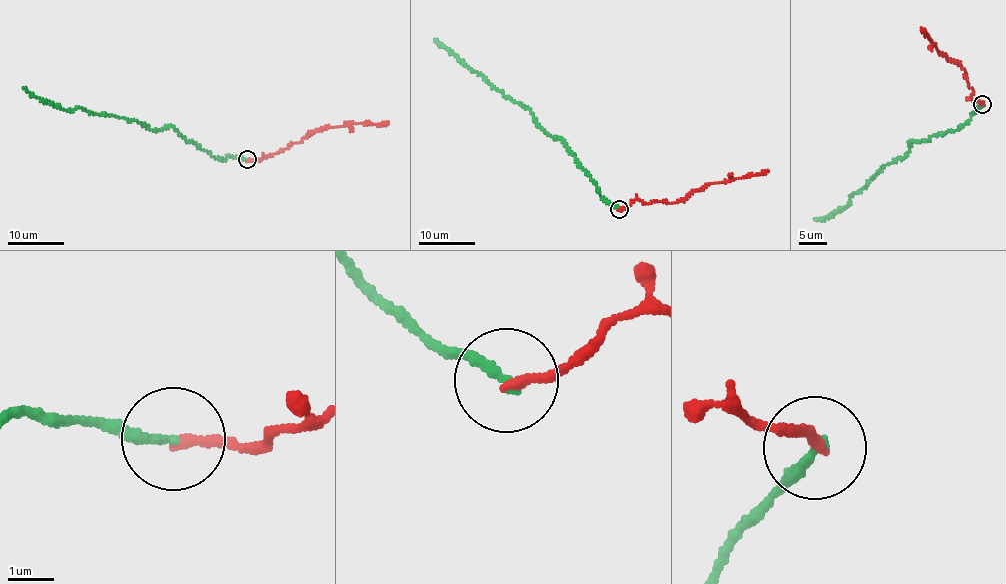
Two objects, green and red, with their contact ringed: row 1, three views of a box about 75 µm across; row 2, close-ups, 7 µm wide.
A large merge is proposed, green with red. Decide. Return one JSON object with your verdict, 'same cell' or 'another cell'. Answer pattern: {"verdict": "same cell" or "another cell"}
{"verdict": "another cell"}

